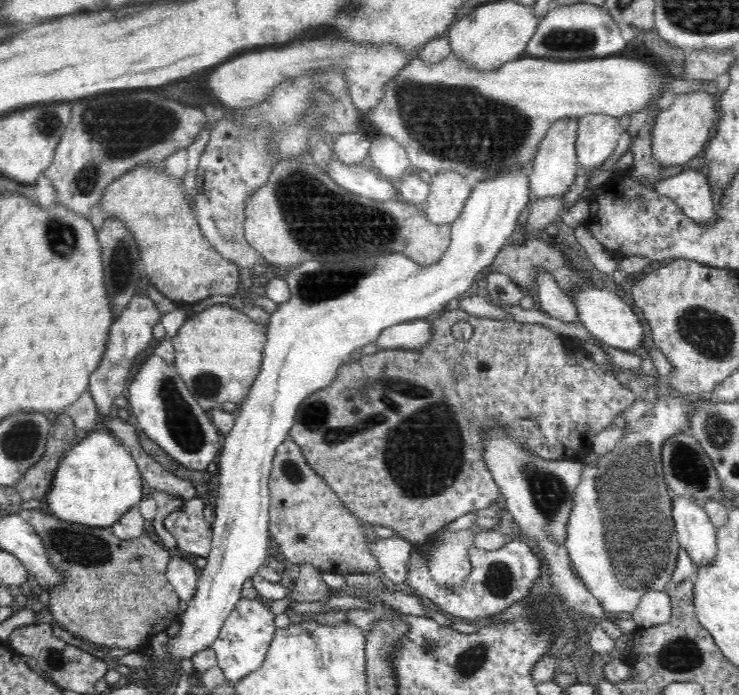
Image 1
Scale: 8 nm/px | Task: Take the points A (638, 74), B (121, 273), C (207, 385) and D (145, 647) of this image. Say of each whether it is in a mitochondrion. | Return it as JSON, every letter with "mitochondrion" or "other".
{"A":"other","B":"mitochondrion","C":"mitochondrion","D":"other"}

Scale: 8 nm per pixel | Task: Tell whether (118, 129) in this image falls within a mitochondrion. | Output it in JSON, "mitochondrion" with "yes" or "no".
{"mitochondrion":"yes"}

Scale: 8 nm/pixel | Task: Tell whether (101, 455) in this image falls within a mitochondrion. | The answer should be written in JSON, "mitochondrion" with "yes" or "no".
{"mitochondrion":"no"}

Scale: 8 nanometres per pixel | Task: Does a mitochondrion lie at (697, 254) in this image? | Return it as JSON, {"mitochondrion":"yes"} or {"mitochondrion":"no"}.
{"mitochondrion":"no"}

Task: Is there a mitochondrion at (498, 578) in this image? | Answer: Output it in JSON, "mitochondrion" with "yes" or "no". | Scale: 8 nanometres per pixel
{"mitochondrion":"yes"}

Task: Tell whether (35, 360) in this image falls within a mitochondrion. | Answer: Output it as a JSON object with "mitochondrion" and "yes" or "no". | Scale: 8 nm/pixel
{"mitochondrion":"no"}

